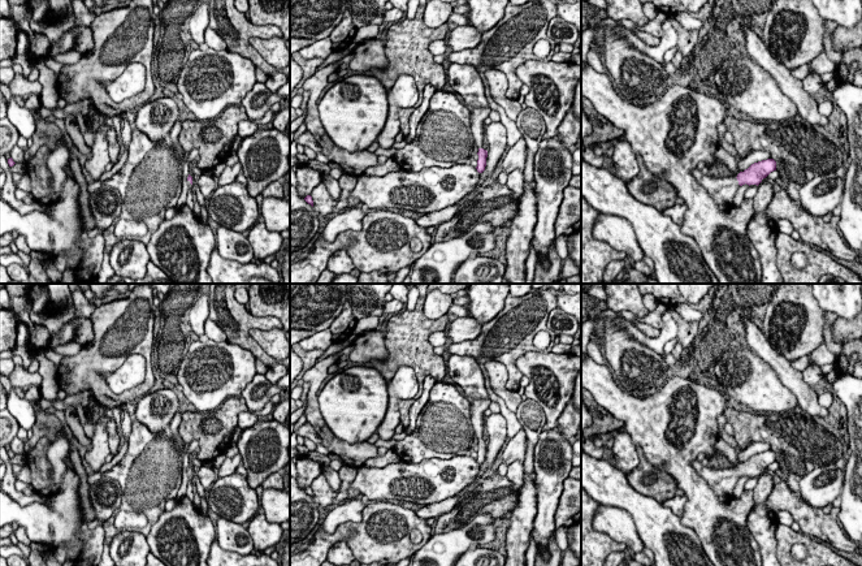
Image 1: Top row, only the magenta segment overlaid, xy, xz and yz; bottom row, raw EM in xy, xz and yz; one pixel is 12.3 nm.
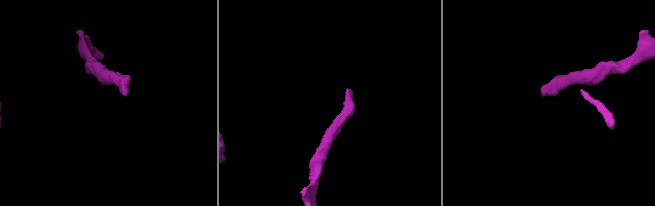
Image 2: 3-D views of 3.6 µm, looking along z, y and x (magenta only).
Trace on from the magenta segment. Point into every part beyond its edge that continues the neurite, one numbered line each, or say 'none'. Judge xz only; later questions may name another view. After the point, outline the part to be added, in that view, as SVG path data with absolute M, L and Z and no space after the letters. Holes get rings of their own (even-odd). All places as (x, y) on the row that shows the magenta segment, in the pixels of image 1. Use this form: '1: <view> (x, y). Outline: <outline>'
1: xz (477, 115). Outline: M490 107L484 108L473 108L471 111L471 130L473 135L475 144L478 148L482 148L482 144L485 142L485 118L489 117L491 112Z

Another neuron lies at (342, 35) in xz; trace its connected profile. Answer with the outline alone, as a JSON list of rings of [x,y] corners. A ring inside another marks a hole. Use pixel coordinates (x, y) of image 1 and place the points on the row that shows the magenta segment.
[[[343,17],[343,20],[334,27],[330,34],[333,49],[342,51],[346,48],[354,40],[356,29],[358,27],[354,25],[351,17]]]

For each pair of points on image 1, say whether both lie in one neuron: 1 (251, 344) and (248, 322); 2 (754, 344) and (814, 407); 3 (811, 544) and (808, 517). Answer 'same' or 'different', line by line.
1: same
2: same
3: different

